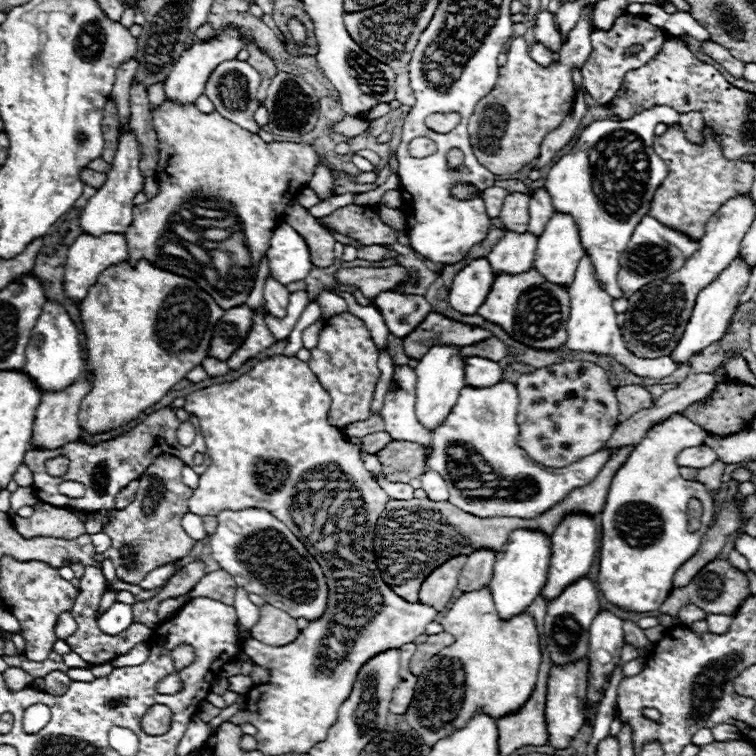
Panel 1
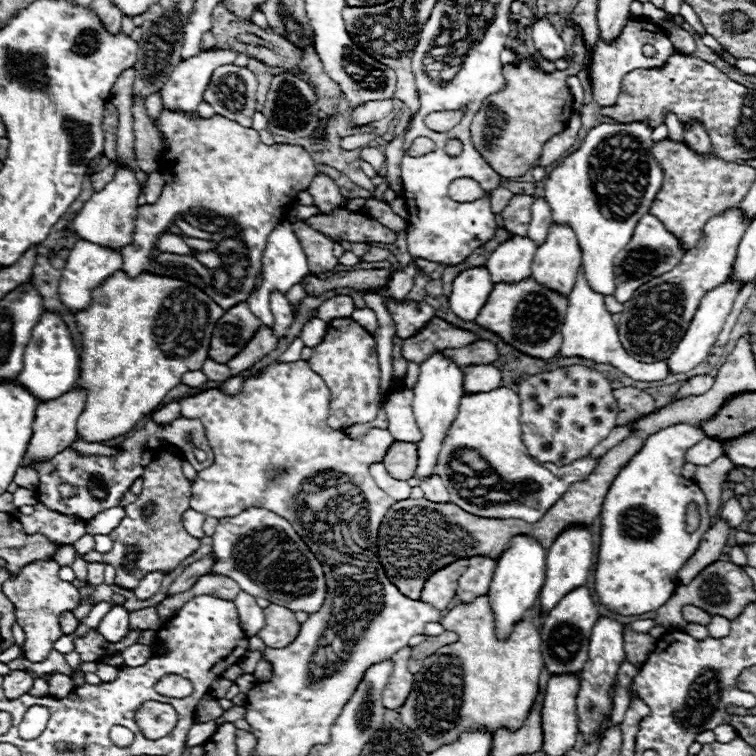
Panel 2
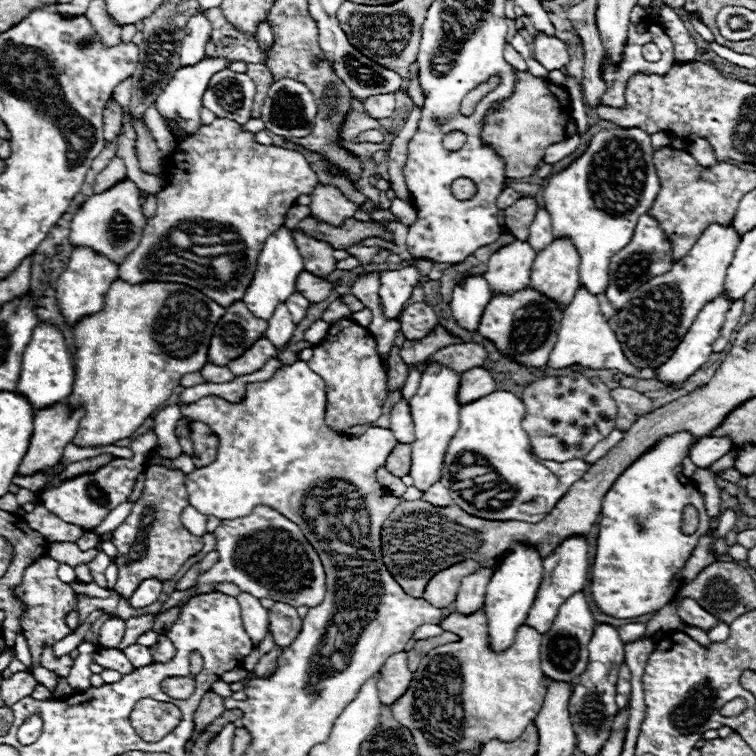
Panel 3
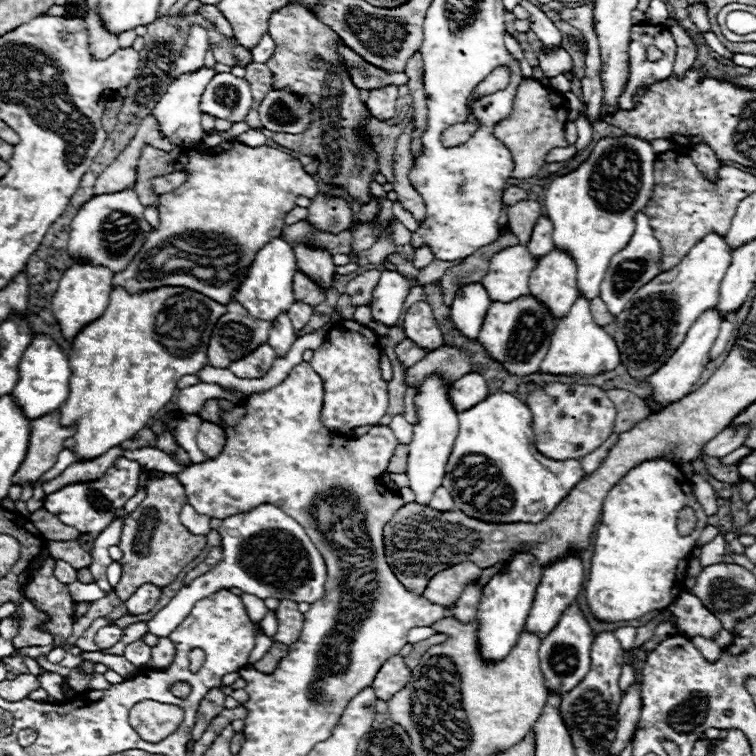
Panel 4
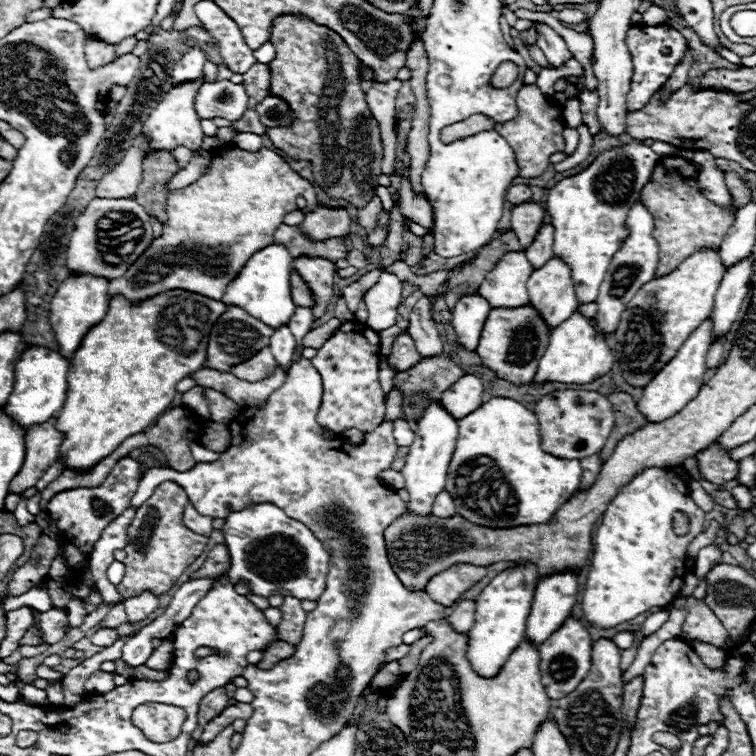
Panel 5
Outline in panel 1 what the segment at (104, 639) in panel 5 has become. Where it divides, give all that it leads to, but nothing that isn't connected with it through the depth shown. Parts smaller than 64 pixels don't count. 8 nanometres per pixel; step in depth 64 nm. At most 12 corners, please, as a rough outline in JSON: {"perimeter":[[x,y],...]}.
{"perimeter":[[114,602],[98,620],[100,630],[118,634],[132,624],[132,606]]}

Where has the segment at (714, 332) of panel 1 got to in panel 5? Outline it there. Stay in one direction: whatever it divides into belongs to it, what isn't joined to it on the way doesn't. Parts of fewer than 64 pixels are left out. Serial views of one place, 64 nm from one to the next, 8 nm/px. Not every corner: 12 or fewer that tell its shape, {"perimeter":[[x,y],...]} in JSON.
{"perimeter":[[706,318],[638,400],[648,422],[676,414],[702,386]]}

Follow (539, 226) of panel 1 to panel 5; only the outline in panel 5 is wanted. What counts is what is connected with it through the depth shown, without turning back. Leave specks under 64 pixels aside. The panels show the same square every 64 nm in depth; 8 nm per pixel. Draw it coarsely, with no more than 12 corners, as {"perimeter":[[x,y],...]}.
{"perimeter":[[542,224],[526,256],[542,266],[554,254],[554,228]]}

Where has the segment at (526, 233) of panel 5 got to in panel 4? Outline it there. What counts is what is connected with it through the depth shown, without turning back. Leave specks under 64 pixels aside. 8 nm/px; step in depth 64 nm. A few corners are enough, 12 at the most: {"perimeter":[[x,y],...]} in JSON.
{"perimeter":[[534,200],[508,206],[508,230],[520,244],[530,242],[532,224],[542,214]]}

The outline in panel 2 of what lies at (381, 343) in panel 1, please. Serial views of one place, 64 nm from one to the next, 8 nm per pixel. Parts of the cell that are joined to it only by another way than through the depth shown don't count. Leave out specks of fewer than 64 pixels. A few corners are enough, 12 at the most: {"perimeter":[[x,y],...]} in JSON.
{"perimeter":[[354,308],[352,318],[370,334],[378,330],[376,314],[370,308]]}

